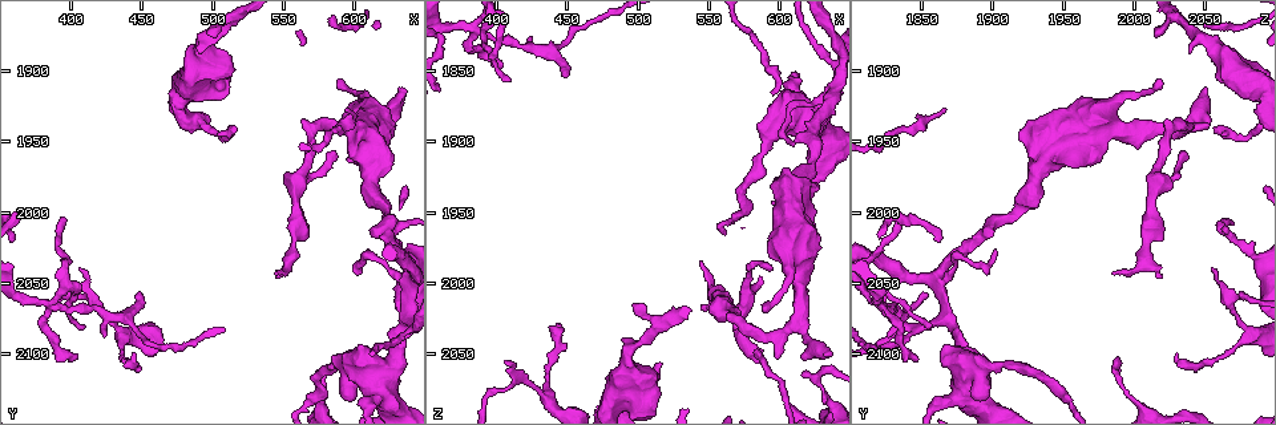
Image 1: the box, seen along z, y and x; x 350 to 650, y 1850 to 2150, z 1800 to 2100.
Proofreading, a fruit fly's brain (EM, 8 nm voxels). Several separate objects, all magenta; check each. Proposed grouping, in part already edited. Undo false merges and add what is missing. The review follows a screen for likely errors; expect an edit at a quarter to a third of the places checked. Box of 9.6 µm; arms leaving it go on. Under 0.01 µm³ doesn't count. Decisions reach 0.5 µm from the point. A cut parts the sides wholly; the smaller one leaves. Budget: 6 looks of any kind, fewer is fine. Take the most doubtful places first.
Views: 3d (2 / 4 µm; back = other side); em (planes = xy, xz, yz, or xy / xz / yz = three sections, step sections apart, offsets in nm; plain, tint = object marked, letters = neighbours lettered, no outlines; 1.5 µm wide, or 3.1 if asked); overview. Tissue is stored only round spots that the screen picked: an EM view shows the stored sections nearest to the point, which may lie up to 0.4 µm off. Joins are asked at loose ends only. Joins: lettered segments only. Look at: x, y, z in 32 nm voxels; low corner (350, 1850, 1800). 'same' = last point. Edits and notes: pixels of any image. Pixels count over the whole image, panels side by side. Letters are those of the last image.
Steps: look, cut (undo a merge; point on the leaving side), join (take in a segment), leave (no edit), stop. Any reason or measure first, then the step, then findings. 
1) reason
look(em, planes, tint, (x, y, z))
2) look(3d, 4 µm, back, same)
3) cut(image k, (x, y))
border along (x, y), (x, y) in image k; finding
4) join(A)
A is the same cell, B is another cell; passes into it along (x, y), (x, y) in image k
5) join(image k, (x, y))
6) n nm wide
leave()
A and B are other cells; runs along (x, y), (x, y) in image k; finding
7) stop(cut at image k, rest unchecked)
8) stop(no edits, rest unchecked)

thin end
look(em, planes, letters, (396, 2006, 1838))

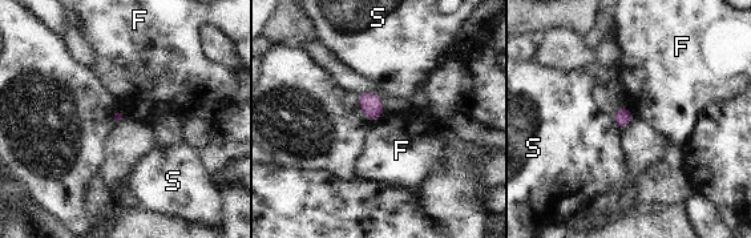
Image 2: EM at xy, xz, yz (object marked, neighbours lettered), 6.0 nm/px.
leave()
F and S are other cells; border along (384, 111), (371, 122) in image 2; no lettered segment goes on from it

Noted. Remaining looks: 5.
four arms meet
look(3d, 2 µm, (382, 2062, 1820))

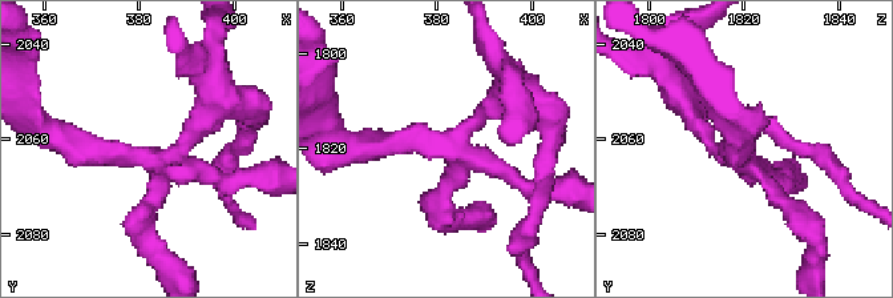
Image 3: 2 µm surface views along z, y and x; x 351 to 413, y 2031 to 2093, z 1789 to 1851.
4 arms
look(em, planes, tint, (384, 2064, 1818))

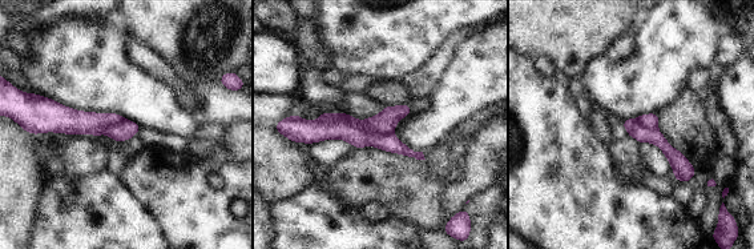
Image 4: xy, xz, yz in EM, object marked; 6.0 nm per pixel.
look(em, planes, letters, same)

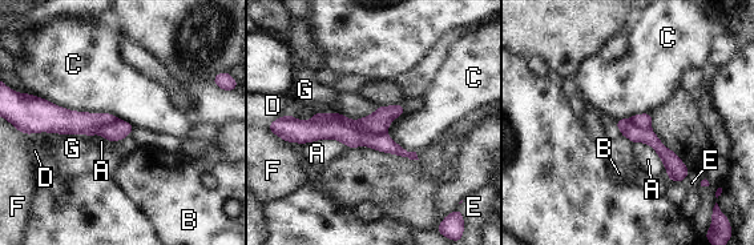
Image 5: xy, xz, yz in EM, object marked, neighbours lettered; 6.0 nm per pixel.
C touches over 650 nm
cut(image 5, (378, 123))
A, B, C, D, E, F and G are other cells; the part that leaves runs along (620, 123), (646, 136), (684, 173) in image 5; a second neuron is stuck on

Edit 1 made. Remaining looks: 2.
look(3d, 2 µm, (600, 1936, 2054))

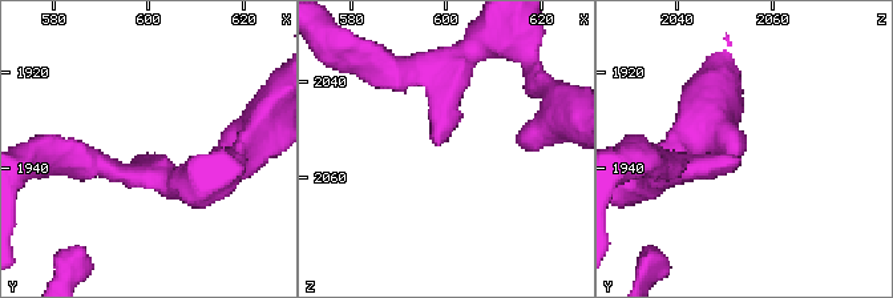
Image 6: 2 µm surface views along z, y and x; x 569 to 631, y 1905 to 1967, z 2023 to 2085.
arms of 200, 260 nm
look(em, planes, letters, (599, 1938, 2053))

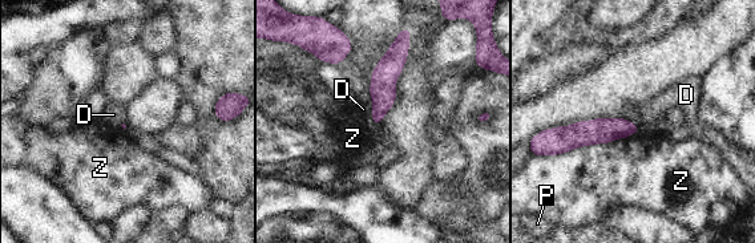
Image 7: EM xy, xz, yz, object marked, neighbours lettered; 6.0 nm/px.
leave()
D, P and Z are other cells; no lettered segment goes on from it

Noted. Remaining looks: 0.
stop(cut at image 5, rest unchecked)

